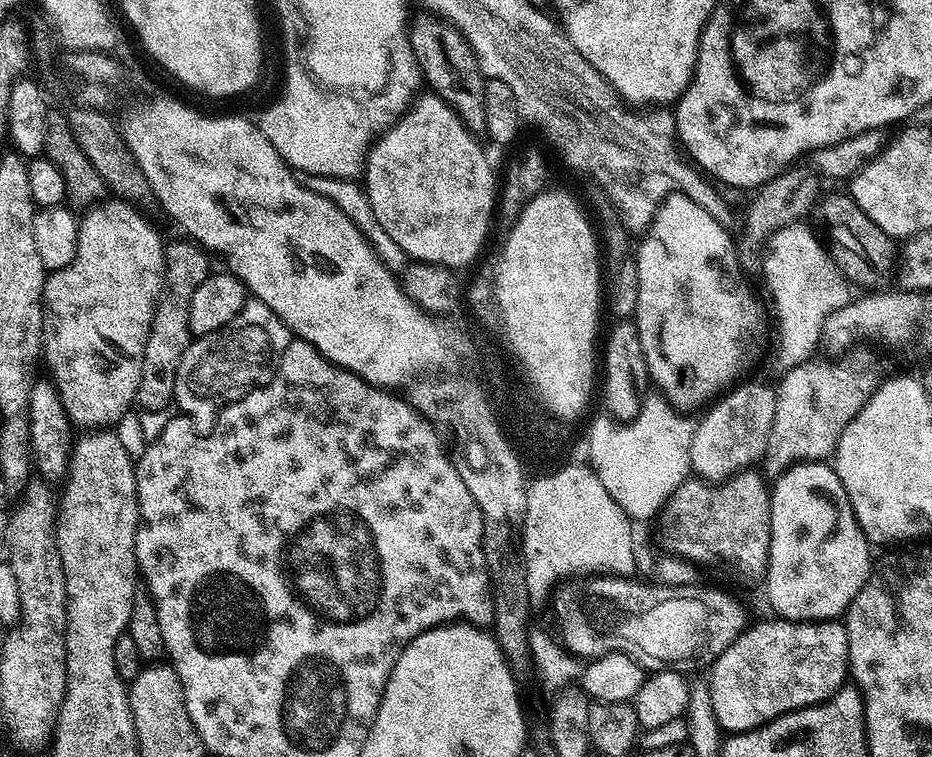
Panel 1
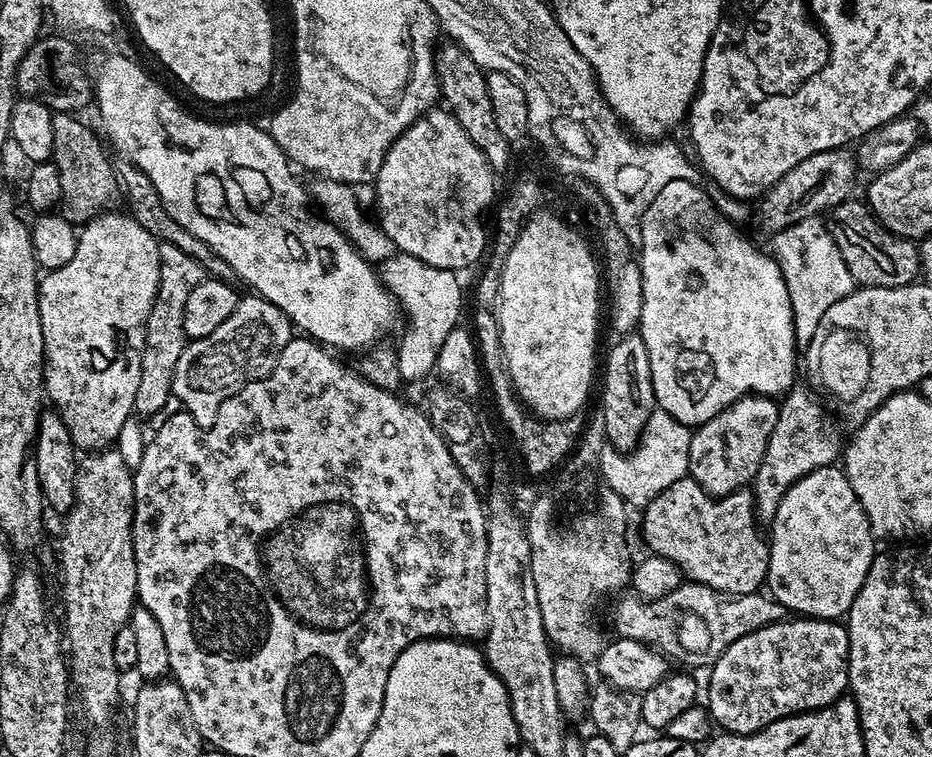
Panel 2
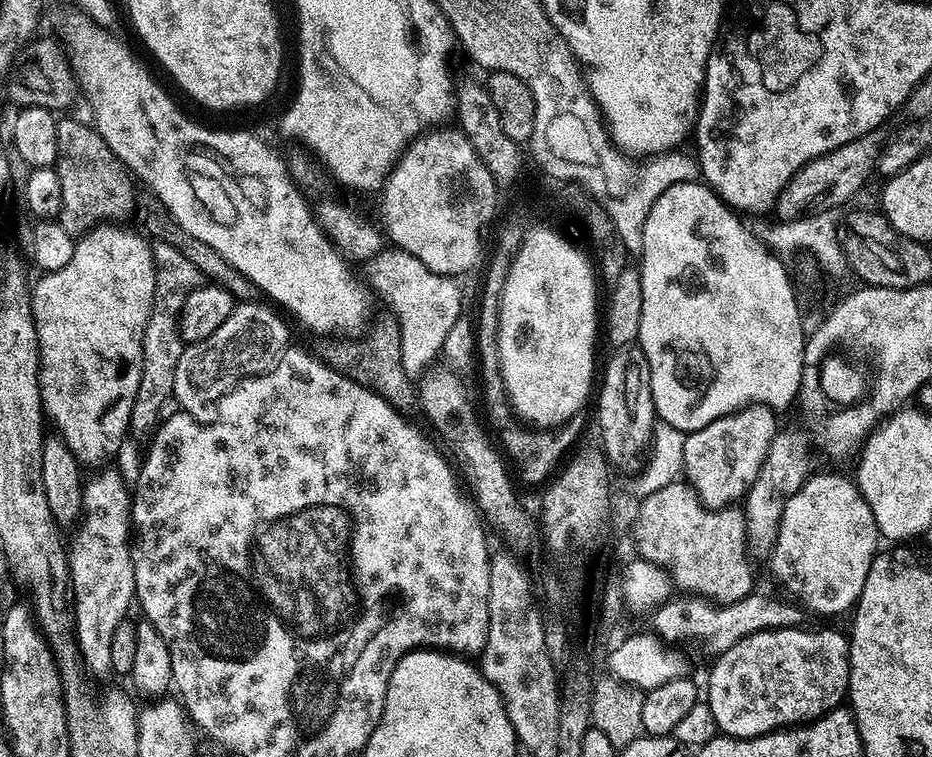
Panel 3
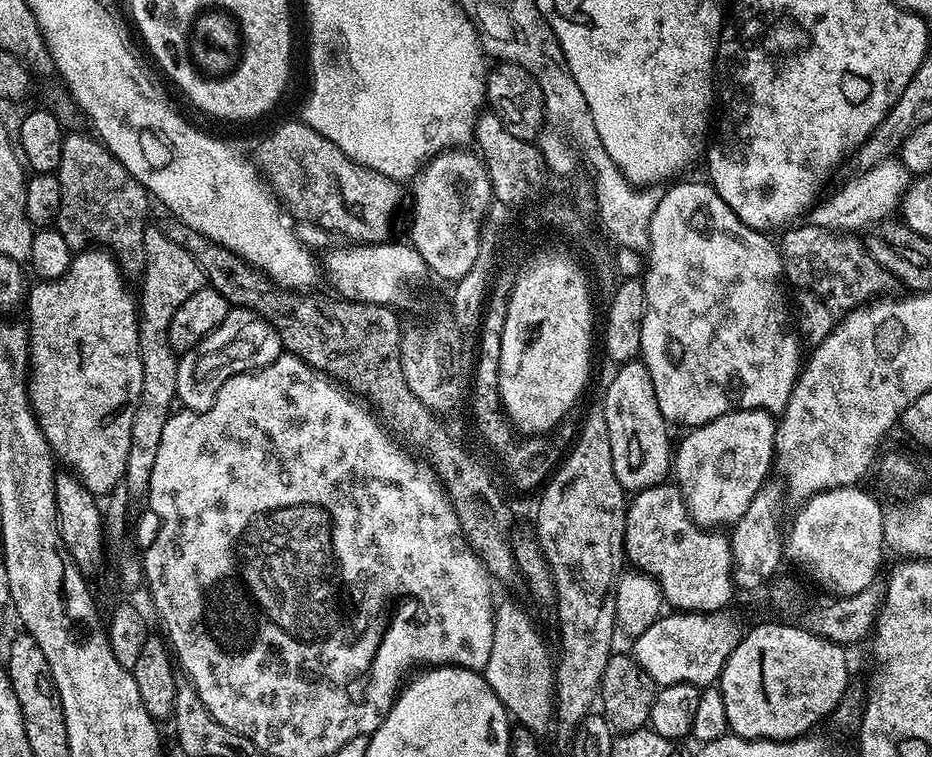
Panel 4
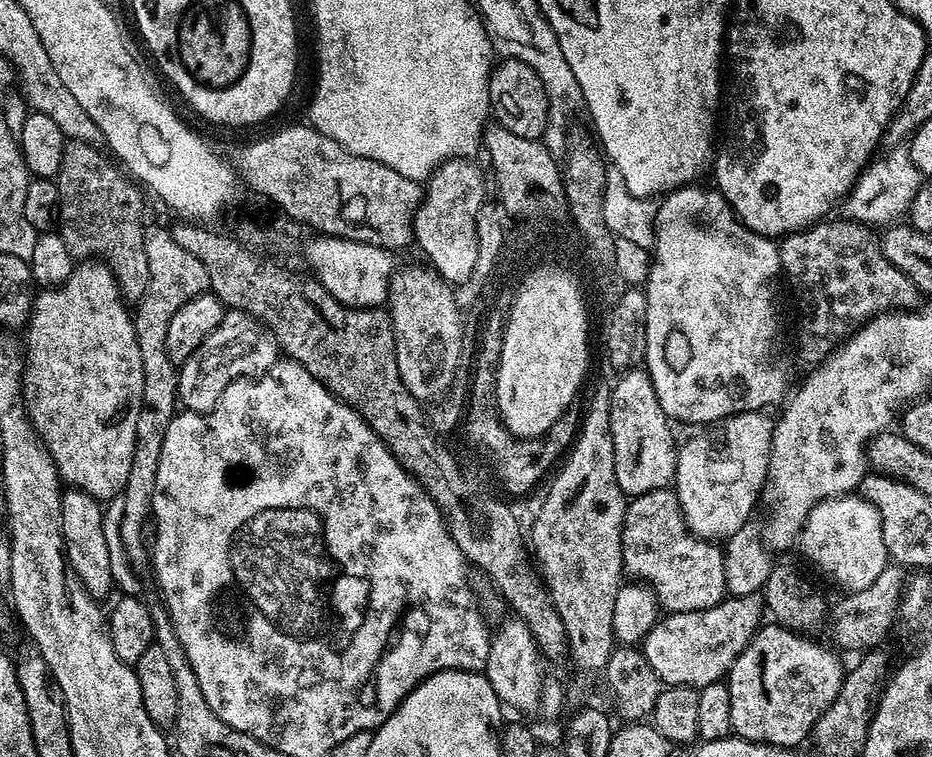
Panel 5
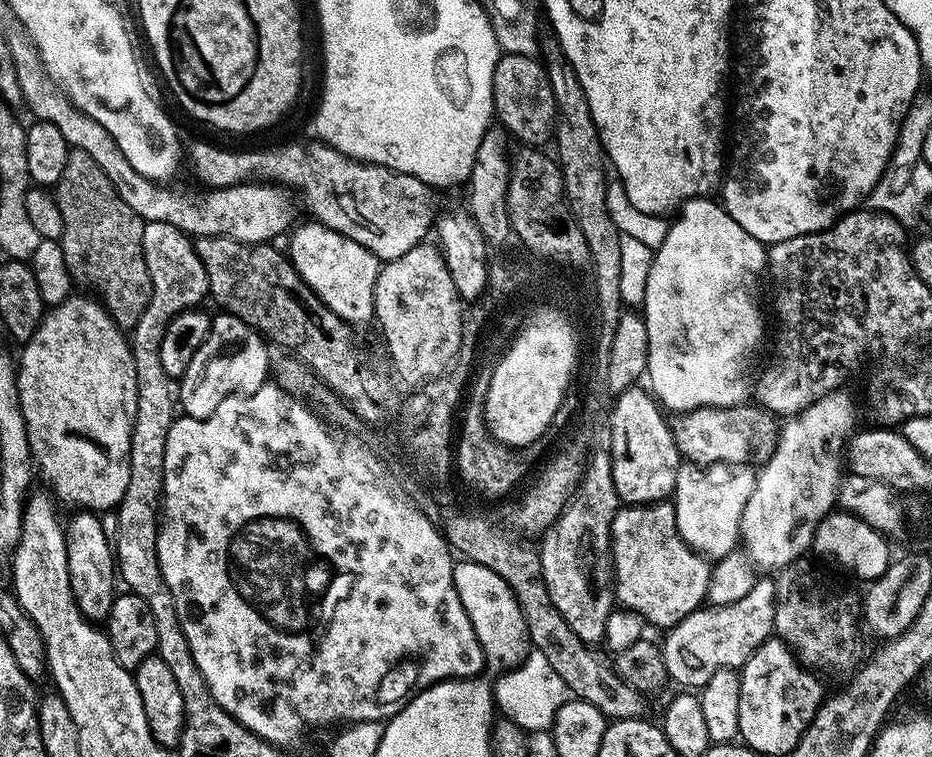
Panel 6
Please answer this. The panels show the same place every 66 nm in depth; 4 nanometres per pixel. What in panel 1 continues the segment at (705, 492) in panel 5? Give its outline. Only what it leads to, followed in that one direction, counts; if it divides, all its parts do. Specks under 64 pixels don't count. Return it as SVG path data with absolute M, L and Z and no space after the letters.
M737 383L731 390L725 391L703 413L705 416L701 418L700 424L698 420L693 429L689 467L706 482L713 484L727 480L736 473L753 467L754 462L759 463L765 454L770 426L774 426L776 390L771 383L744 383Z

